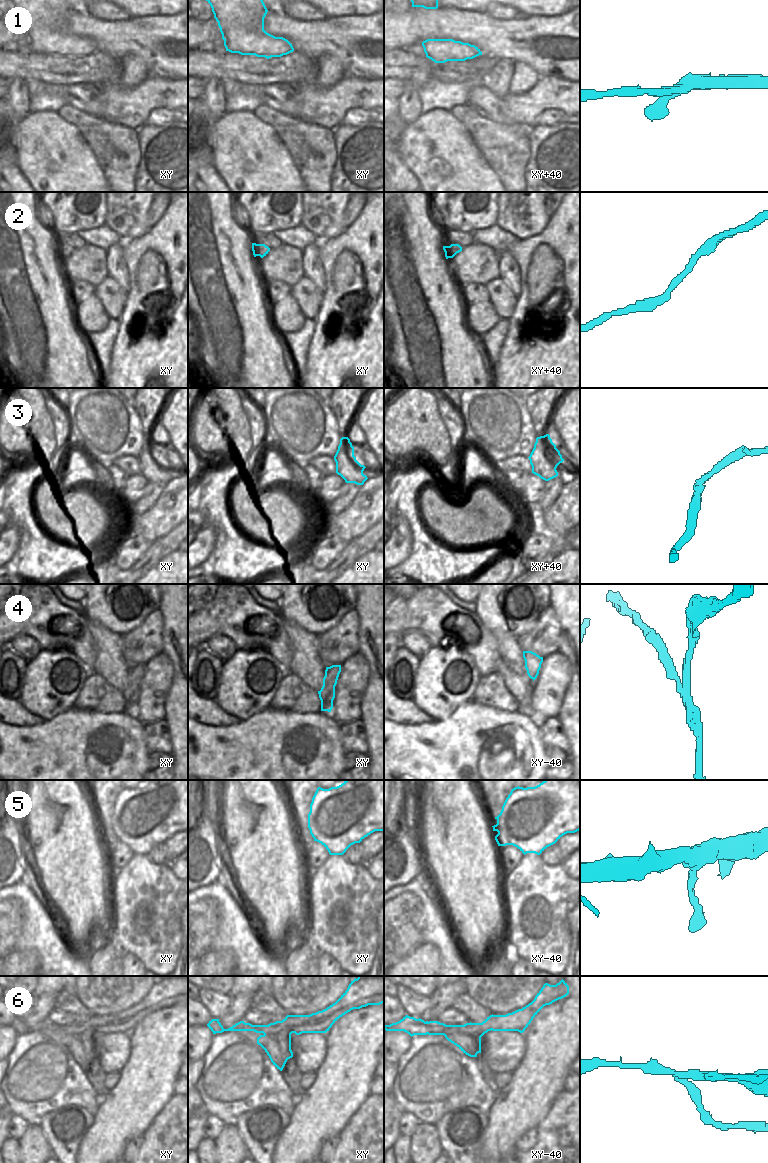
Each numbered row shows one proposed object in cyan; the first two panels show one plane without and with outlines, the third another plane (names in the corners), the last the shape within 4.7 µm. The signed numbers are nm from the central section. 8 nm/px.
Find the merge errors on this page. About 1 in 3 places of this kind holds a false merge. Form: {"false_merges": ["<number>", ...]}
{"false_merges": ["3", "4", "6"]}

